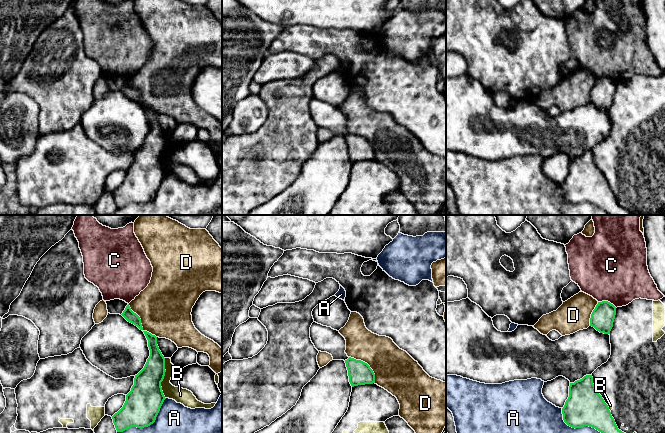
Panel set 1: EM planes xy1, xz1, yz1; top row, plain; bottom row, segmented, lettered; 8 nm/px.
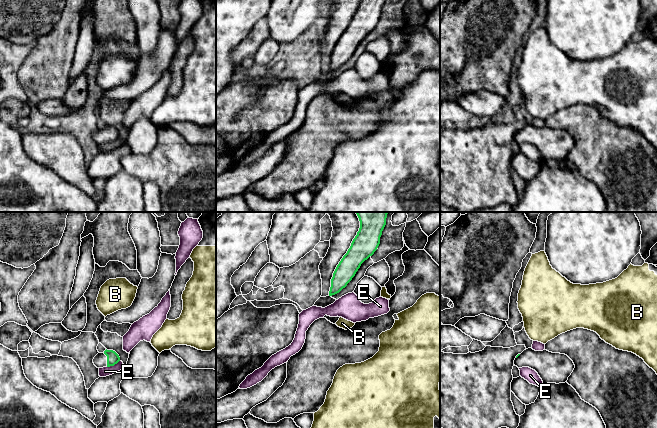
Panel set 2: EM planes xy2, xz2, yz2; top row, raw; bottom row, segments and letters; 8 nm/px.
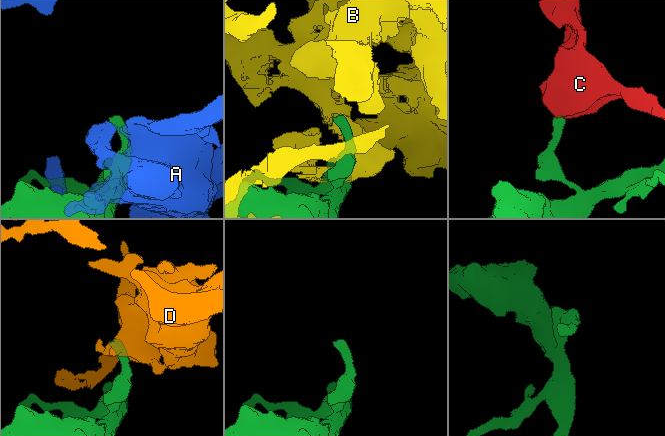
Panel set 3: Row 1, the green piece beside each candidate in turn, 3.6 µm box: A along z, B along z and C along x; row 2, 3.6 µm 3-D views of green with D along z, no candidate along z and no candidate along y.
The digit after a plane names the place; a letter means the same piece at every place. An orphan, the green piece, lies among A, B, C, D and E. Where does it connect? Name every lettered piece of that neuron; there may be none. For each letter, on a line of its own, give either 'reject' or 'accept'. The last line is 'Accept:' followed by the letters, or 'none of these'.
A: reject
B: reject
C: reject
D: reject
E: reject
Accept: none of these

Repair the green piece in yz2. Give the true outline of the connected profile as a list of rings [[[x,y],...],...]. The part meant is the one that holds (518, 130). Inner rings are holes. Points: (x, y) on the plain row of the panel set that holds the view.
[[[532,124],[518,130],[514,141],[518,144],[529,143],[535,146],[543,160],[565,159],[575,144],[573,137],[565,130],[552,129],[547,126],[535,127]]]

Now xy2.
[[[105,126],[103,129],[98,129],[93,139],[97,144],[114,142],[120,137],[119,131],[113,126]]]

